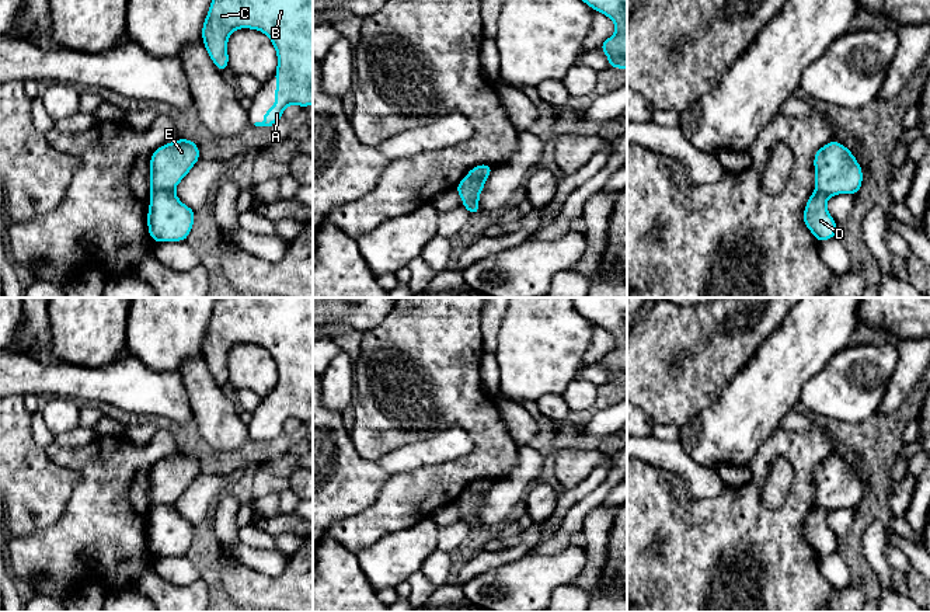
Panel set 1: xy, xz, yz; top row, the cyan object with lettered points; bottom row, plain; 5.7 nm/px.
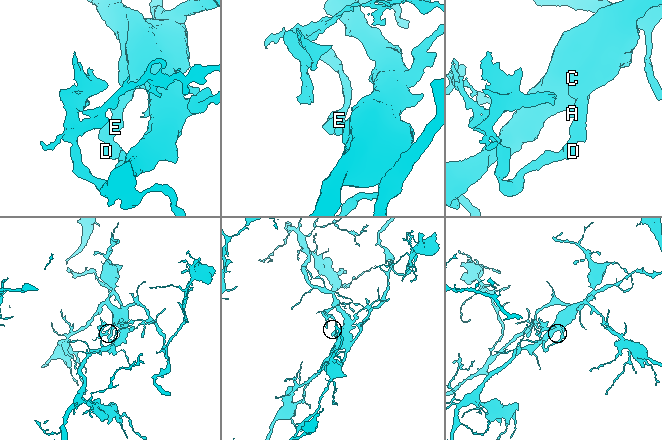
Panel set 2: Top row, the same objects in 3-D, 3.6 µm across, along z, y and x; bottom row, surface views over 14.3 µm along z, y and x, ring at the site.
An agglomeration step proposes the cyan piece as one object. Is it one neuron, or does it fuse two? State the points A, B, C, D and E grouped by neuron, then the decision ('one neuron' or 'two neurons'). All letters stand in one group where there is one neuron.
A B C E / D; two neurons

